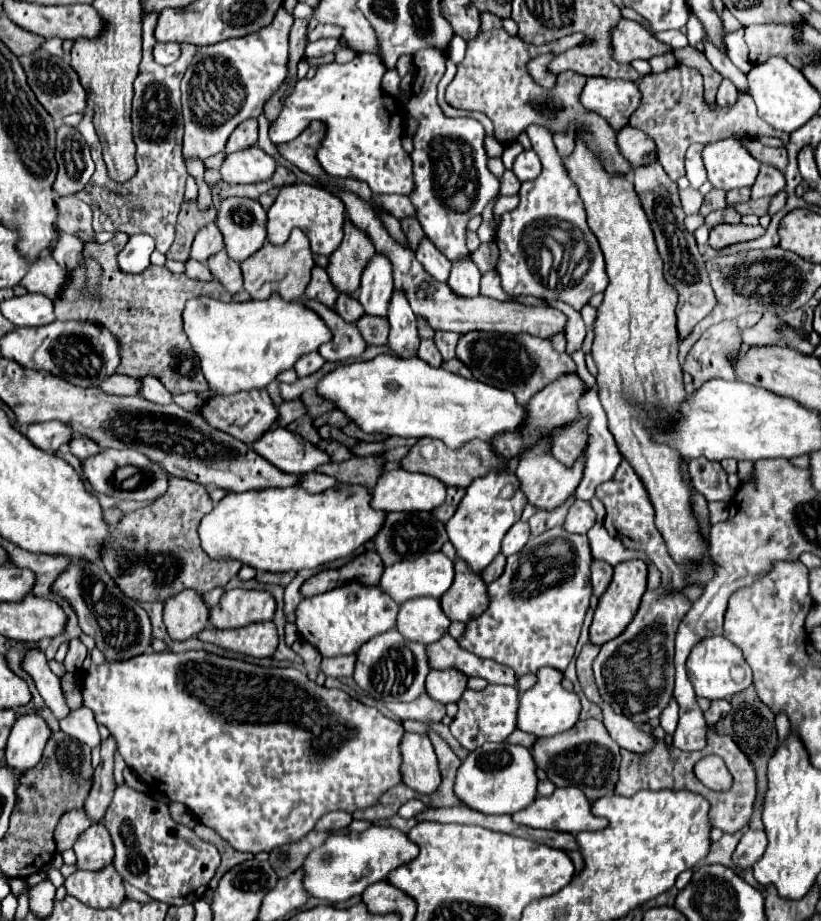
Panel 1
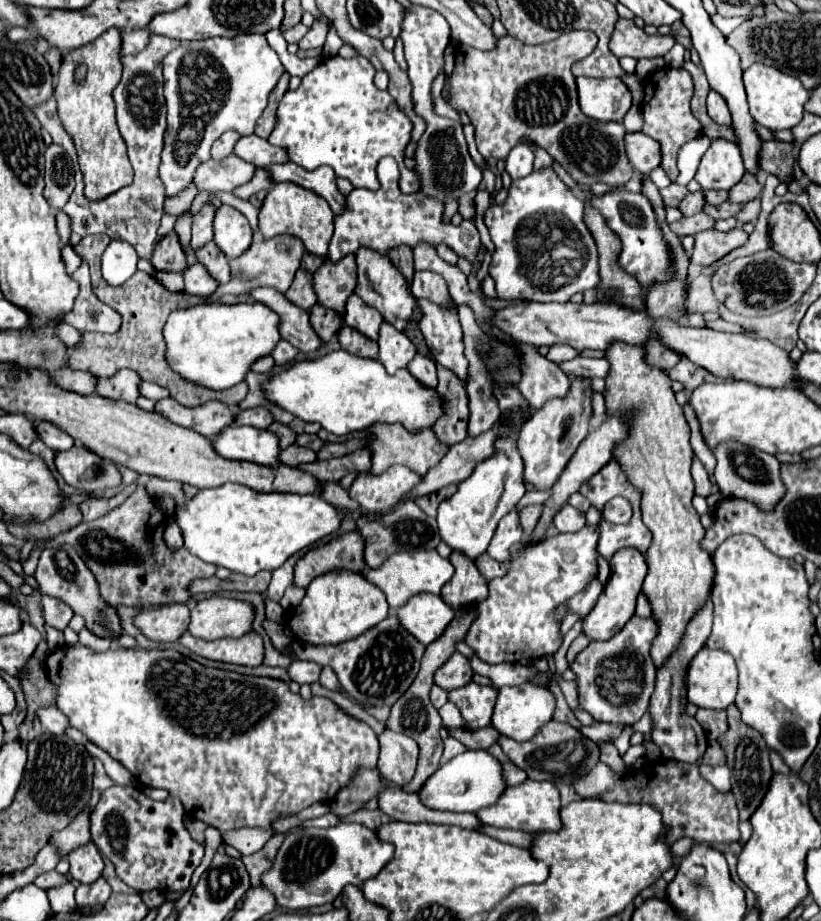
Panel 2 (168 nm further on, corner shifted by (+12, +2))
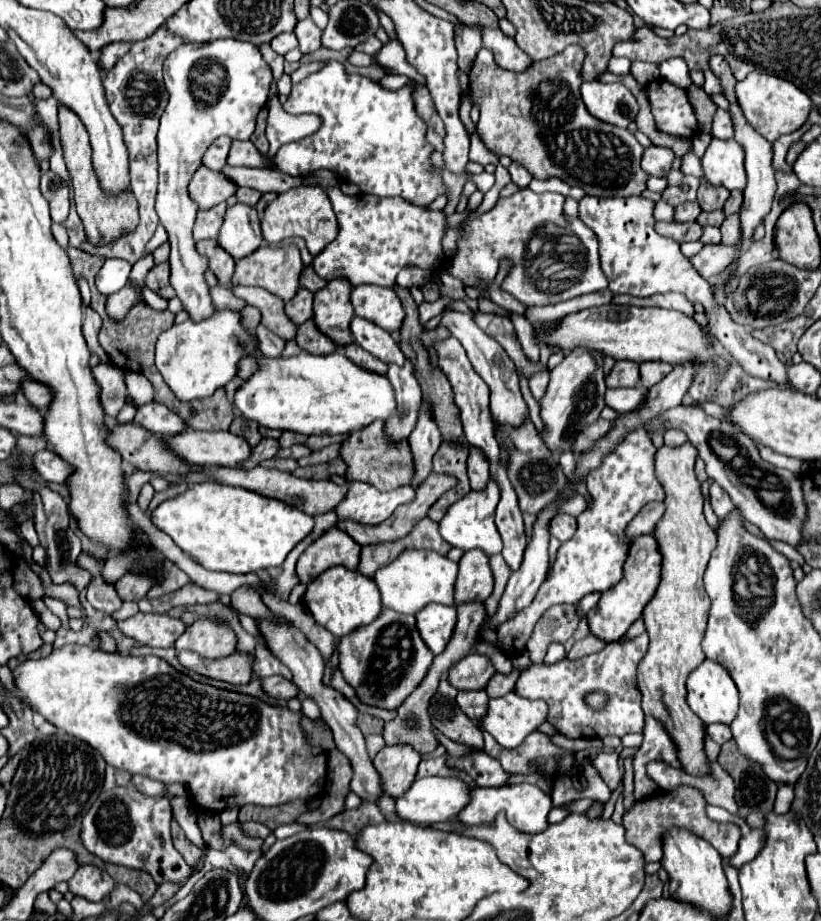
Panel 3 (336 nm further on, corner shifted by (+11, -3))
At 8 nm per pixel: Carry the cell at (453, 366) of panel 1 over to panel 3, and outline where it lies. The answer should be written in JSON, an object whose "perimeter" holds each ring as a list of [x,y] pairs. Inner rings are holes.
{"perimeter":[[[443,443],[437,451],[437,455],[433,457],[433,471],[445,473],[445,475],[451,475],[457,479],[457,485],[429,509],[429,517],[433,521],[441,521],[443,515],[447,513],[447,507],[451,507],[455,501],[459,501],[461,497],[465,497],[471,491],[469,479],[467,479],[467,451],[459,445]]]}

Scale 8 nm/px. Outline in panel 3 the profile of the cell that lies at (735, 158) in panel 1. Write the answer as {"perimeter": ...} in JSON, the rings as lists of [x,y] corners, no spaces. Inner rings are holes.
{"perimeter":[[[713,137],[701,159],[707,183],[723,185],[729,191],[733,189],[743,191],[747,185],[743,159],[745,159],[745,151],[735,139],[721,141]]]}

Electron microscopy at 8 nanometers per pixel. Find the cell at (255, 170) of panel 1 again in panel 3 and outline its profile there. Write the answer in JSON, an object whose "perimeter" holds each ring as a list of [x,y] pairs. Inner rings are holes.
{"perimeter":[[[199,167],[189,185],[189,197],[197,203],[199,209],[215,207],[221,201],[227,201],[235,195],[237,187],[223,173],[211,171],[207,167]]]}

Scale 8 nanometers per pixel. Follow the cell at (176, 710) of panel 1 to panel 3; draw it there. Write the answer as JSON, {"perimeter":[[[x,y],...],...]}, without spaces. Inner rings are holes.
{"perimeter":[[[65,645],[61,649],[53,649],[49,657],[45,659],[27,659],[25,663],[21,663],[15,671],[13,671],[13,683],[15,683],[15,691],[17,691],[17,699],[25,705],[29,705],[33,709],[33,713],[39,713],[45,721],[53,723],[57,729],[63,729],[65,733],[89,743],[93,749],[97,749],[103,759],[107,761],[107,765],[115,767],[115,769],[125,769],[133,775],[145,775],[151,777],[155,781],[161,783],[185,783],[189,785],[191,797],[195,801],[195,807],[201,809],[209,809],[209,811],[223,811],[229,805],[247,805],[247,803],[255,803],[255,805],[283,805],[295,799],[303,799],[309,801],[313,797],[317,797],[323,791],[323,783],[325,783],[325,773],[327,773],[327,755],[323,753],[323,749],[319,747],[311,747],[305,739],[305,735],[301,733],[301,715],[299,713],[291,713],[287,707],[271,707],[267,703],[261,703],[255,697],[249,695],[241,695],[241,693],[233,693],[233,691],[223,691],[223,689],[215,689],[211,685],[193,681],[191,677],[175,671],[169,663],[165,663],[159,657],[131,657],[131,655],[119,655],[119,653],[105,653],[101,649],[93,649],[93,647],[83,647],[83,645]]]}

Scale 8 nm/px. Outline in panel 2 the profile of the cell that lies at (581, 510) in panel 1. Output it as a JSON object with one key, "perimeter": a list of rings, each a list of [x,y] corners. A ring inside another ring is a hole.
{"perimeter":[[[564,504],[564,508],[560,508],[554,516],[554,526],[558,528],[558,532],[578,532],[580,528],[584,528],[584,524],[586,516],[570,504]]]}

